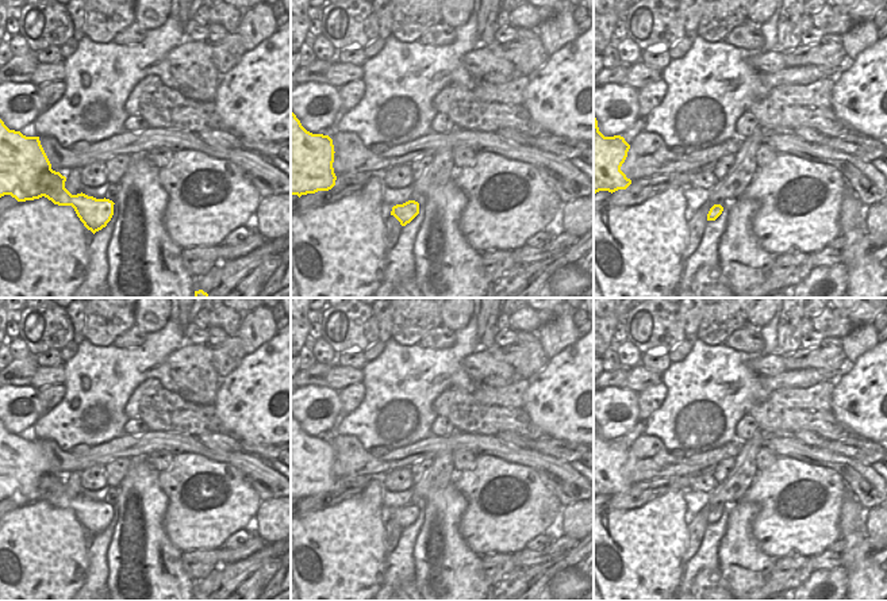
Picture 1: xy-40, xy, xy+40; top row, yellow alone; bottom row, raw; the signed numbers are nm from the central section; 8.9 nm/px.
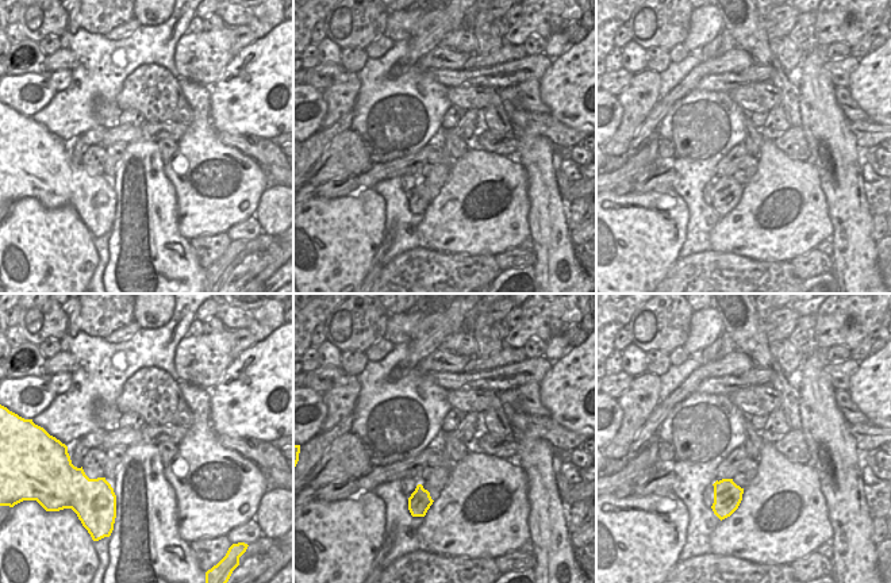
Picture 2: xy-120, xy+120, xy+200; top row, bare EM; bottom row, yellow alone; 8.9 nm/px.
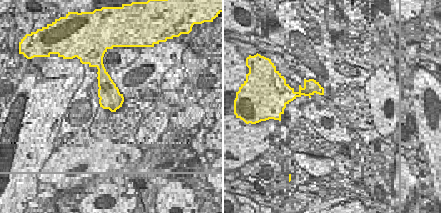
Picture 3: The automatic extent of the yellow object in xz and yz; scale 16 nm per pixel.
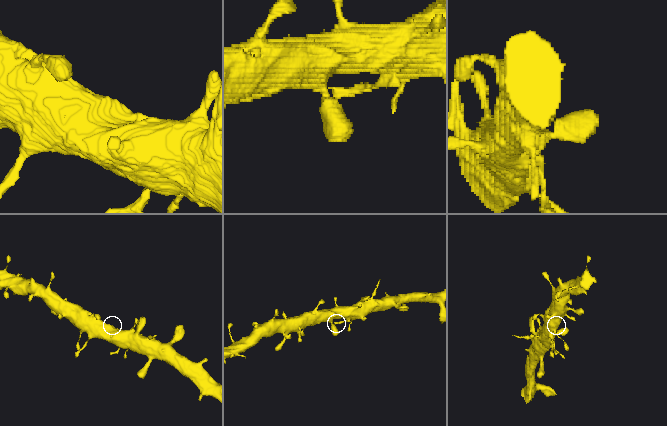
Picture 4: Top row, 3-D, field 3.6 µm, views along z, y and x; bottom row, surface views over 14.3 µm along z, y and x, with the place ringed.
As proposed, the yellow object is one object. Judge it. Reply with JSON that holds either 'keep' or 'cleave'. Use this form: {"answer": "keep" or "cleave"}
{"answer": "keep"}

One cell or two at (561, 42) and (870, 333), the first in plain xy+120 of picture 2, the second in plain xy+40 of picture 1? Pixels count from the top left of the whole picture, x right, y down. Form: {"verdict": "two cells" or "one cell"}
{"verdict": "one cell"}

